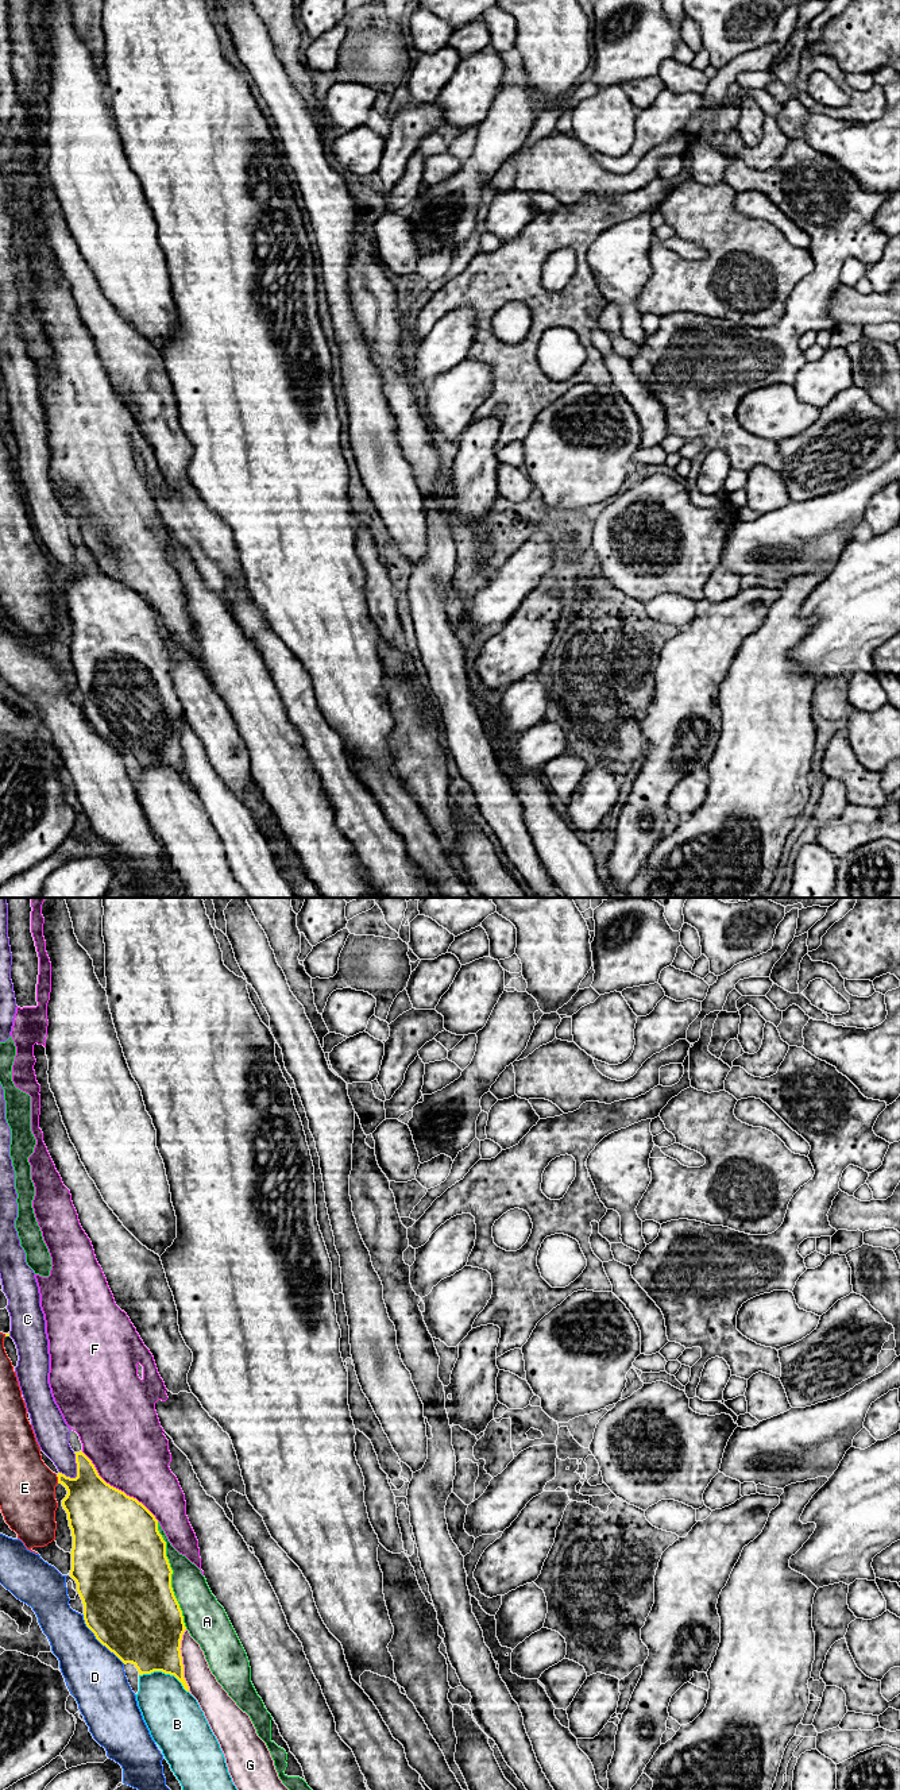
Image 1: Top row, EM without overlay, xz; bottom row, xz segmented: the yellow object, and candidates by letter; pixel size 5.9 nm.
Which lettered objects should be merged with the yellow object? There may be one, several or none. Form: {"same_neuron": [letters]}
{"same_neuron": []}

